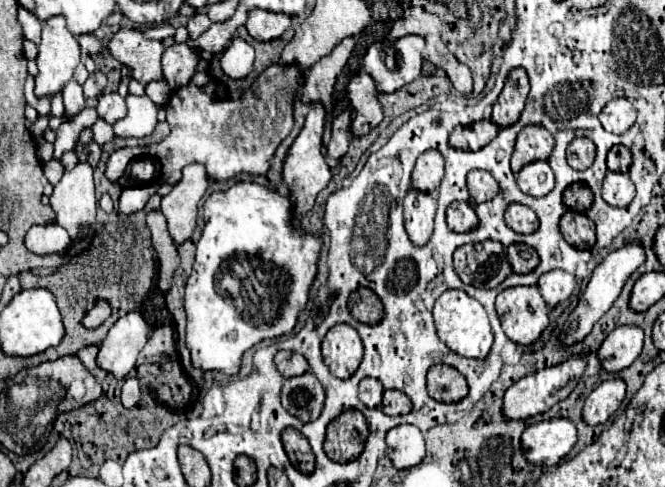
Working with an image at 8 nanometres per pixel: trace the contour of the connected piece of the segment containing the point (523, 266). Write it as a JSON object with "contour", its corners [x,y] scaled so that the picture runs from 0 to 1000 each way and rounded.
{"contour":[[[789,499],[768,503],[762,511],[762,528],[765,528],[765,540],[774,561],[798,561],[811,544],[808,515]]]}

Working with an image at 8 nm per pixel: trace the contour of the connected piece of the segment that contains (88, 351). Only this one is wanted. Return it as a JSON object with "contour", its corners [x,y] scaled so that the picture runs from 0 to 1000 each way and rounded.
{"contour":[[[137,708],[137,713],[128,713],[128,717],[122,717],[122,721],[116,721],[116,733],[122,737],[122,745],[152,782],[152,778],[158,778],[161,774],[161,766],[143,745],[143,737],[146,737],[146,725],[149,725],[149,717],[143,713],[143,708]]]}

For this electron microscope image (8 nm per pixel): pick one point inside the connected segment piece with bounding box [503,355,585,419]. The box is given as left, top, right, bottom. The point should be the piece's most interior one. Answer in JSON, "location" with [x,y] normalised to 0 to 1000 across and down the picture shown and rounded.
{"location":[808,805]}

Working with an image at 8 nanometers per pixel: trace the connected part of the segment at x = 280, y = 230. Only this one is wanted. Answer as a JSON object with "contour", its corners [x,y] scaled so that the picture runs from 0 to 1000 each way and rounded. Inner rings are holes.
{"contour":[[[359,372],[353,376],[344,392],[326,392],[317,396],[308,417],[305,417],[305,446],[308,446],[308,466],[305,483],[296,499],[296,524],[290,540],[290,561],[281,573],[278,589],[278,639],[281,639],[281,717],[287,721],[287,741],[290,754],[302,754],[305,762],[332,762],[338,770],[356,770],[362,754],[362,733],[371,717],[386,708],[395,696],[414,696],[423,688],[432,688],[441,680],[447,667],[450,643],[459,639],[462,618],[465,618],[465,593],[468,581],[474,577],[477,565],[477,540],[480,540],[480,520],[486,511],[486,491],[483,483],[474,478],[453,478],[447,483],[438,446],[441,446],[441,417],[435,400],[423,400],[414,388],[395,384],[389,376],[374,376],[374,372]],[[347,524],[386,524],[398,540],[411,540],[417,556],[417,626],[408,630],[408,643],[398,651],[389,651],[383,663],[374,651],[365,651],[350,622],[341,622],[341,610],[329,606],[323,598],[323,556],[329,544],[344,532]]]}

